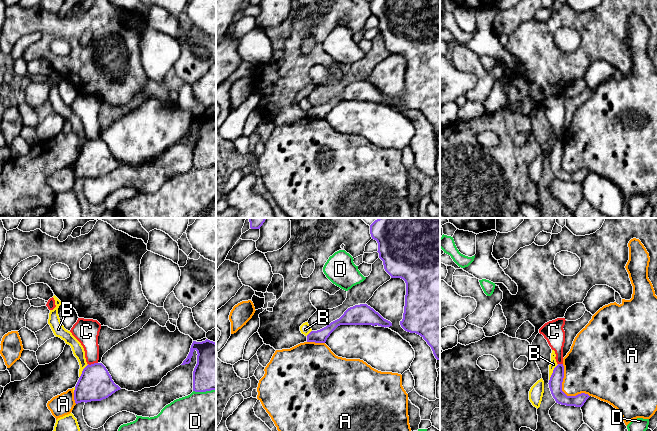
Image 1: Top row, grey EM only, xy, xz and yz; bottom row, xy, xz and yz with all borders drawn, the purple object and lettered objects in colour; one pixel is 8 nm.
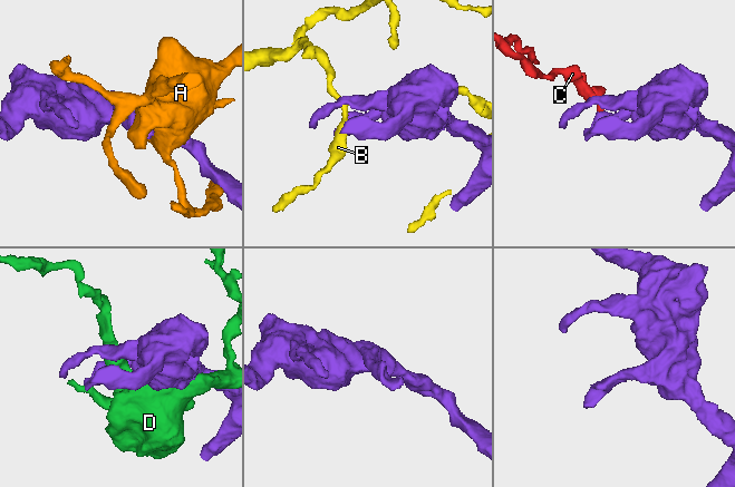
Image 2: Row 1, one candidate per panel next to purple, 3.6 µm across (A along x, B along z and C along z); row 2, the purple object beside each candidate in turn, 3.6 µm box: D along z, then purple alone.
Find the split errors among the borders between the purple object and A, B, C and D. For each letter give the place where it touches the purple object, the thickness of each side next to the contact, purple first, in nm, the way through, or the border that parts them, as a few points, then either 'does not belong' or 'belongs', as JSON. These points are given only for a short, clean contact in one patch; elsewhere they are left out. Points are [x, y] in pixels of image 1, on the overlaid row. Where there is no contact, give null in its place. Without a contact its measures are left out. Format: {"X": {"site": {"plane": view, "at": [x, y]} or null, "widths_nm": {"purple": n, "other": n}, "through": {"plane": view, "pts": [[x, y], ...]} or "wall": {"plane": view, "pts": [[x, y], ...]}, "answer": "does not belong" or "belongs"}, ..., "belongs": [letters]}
{"A": {"site": {"plane": "yz", "at": [562, 391]}, "widths_nm": {"purple": 110, "other": 360}, "answer": "does not belong"}, "B": {"site": {"plane": "yz", "at": [553, 372]}, "widths_nm": {"purple": 110, "other": 60}, "answer": "does not belong"}, "C": {"site": {"plane": "xy", "at": [92, 364]}, "widths_nm": {"purple": 280, "other": 180}, "wall": {"plane": "xy", "pts": [[97, 362], [88, 364]]}, "answer": "does not belong"}, "D": {"site": {"plane": "xy", "at": [204, 391]}, "widths_nm": {"purple": 320, "other": 320}, "answer": "does not belong"}, "belongs": []}

